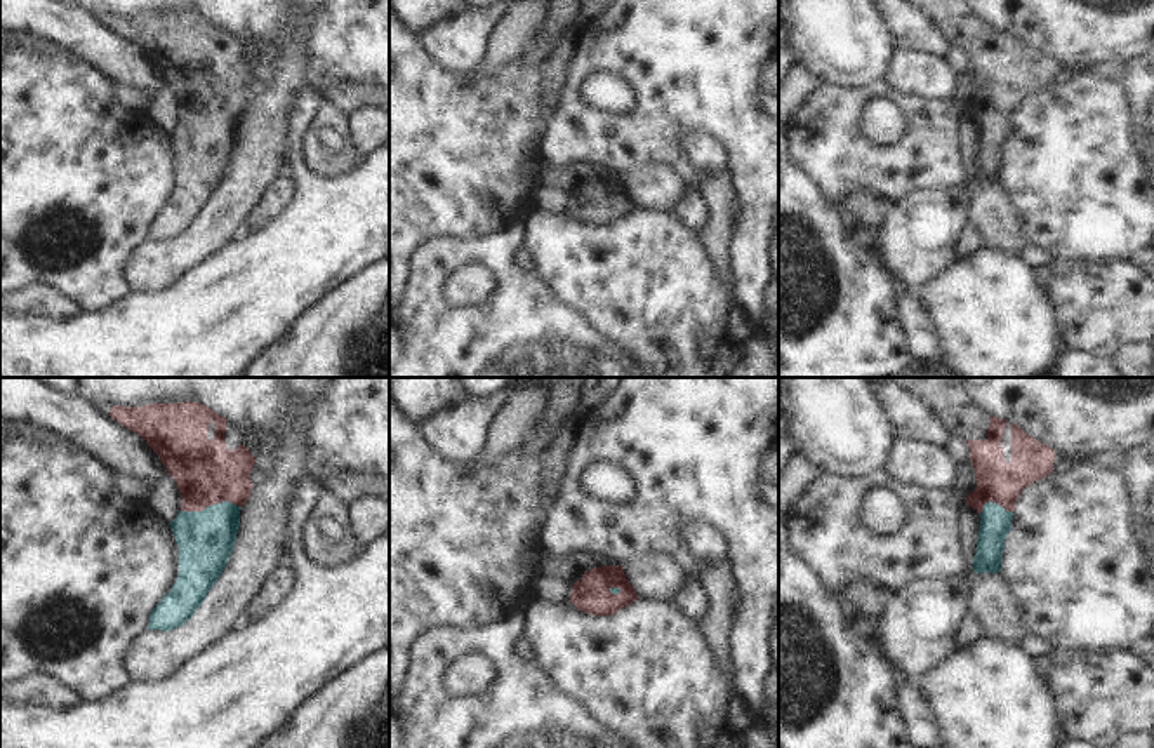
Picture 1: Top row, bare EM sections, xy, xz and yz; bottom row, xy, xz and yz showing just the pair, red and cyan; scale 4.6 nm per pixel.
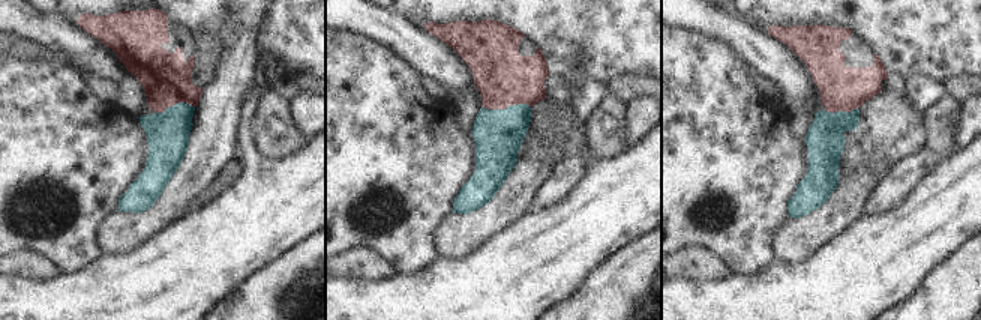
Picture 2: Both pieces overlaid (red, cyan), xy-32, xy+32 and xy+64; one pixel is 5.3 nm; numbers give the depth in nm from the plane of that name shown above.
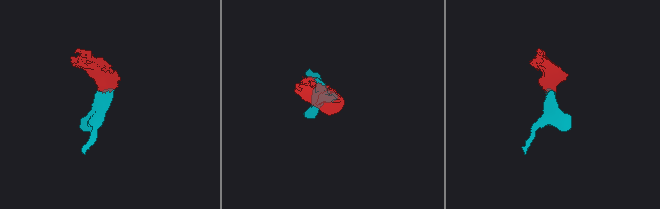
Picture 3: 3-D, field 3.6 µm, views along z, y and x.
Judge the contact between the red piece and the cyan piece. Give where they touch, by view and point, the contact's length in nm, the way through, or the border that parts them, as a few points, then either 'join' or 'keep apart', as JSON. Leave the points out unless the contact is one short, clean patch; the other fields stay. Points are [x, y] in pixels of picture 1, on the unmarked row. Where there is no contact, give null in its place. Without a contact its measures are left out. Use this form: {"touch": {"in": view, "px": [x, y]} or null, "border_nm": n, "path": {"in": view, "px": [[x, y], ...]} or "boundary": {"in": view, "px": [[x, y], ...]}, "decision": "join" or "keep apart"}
{"touch": {"in": "xy", "px": [211, 115]}, "border_nm": 280, "path": {"in": "xy", "px": [[205, 82], [211, 89], [211, 115], [205, 150]]}, "decision": "join"}

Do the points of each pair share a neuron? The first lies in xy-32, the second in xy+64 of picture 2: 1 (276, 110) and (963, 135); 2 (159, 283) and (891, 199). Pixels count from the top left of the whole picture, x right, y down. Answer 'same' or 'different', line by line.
1: different
2: different

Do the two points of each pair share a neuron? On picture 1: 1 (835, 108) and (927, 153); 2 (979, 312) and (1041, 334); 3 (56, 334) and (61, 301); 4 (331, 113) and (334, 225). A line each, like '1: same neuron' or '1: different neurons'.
1: same neuron
2: same neuron
3: different neurons
4: different neurons

